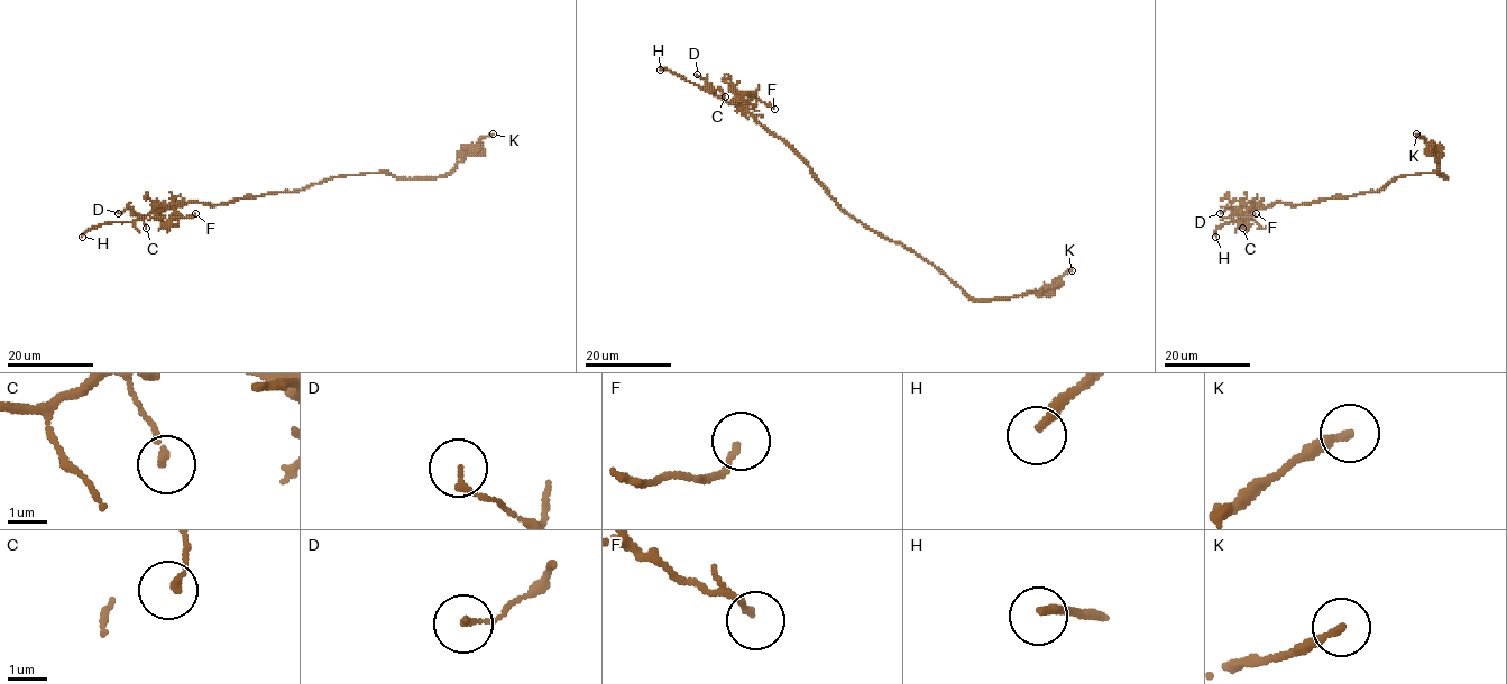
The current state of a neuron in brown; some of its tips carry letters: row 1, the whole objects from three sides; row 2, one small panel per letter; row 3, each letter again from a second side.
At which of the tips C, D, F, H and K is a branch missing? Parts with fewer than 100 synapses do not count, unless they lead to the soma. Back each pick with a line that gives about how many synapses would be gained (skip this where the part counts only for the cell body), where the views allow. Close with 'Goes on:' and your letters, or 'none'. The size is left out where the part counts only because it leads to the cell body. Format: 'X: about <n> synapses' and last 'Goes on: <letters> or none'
Goes on: H

